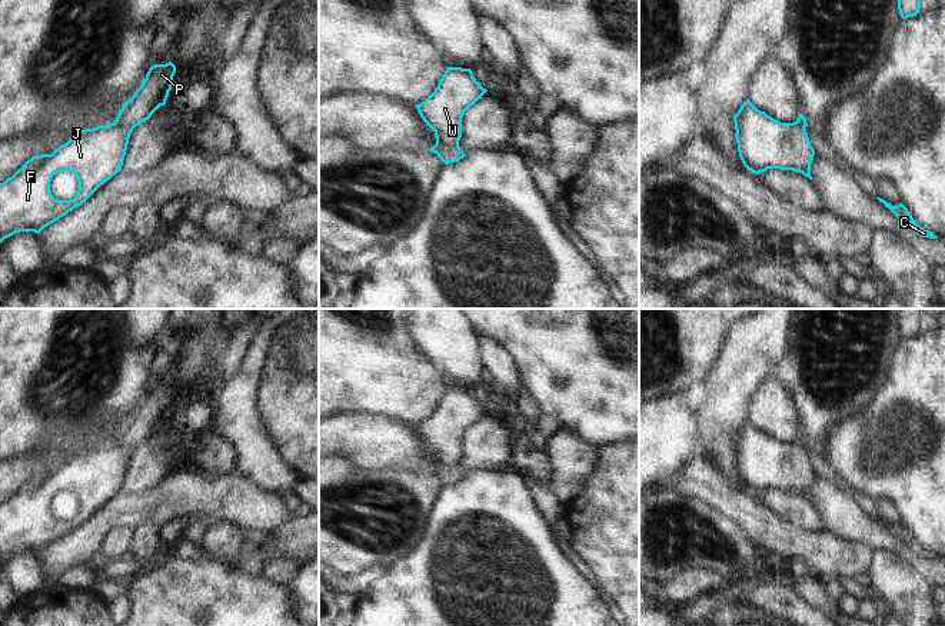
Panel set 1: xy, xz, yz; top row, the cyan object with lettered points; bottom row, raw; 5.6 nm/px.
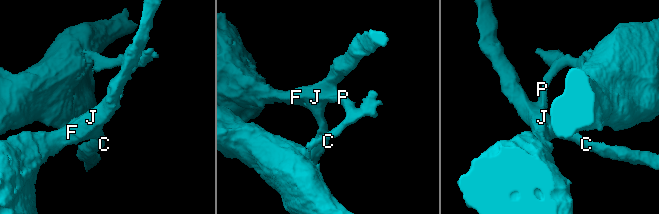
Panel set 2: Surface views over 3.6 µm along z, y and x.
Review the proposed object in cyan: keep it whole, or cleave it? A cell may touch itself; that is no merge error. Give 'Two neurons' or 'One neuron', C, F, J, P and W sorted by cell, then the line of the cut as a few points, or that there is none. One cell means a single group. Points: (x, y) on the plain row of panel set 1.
Two neurons. Groups: C F J W / P. Split along xz (458, 463), (441, 466), (435, 472)

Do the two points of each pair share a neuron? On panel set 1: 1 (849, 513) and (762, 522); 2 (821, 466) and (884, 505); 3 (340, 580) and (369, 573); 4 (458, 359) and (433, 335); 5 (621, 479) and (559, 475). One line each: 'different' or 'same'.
1: different
2: different
3: same
4: same
5: different

